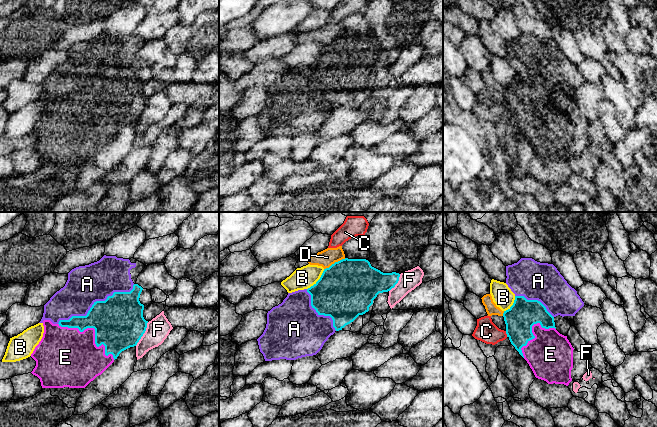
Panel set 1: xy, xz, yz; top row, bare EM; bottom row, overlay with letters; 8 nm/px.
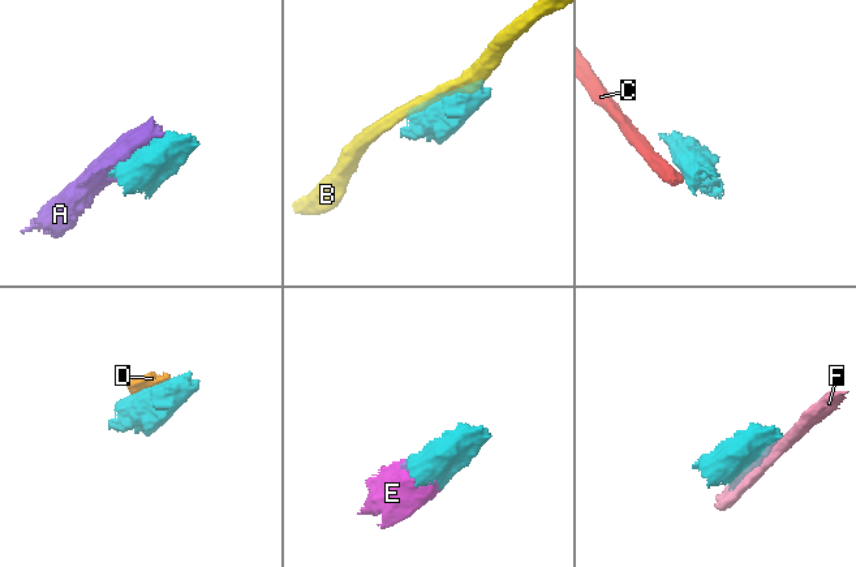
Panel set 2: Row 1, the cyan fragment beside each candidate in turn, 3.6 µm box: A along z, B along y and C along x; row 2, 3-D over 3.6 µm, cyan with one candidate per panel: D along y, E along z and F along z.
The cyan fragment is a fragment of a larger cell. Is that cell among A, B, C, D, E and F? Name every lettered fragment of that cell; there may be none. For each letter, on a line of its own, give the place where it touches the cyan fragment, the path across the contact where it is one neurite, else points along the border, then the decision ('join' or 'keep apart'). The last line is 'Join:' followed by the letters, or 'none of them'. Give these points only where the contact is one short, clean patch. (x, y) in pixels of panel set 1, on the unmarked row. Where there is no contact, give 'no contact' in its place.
A: contact xy (95, 78); keep apart
B: contact xz (318, 56); keep apart
C: contact yz (506, 109); border yz (505, 107), (507, 112); keep apart
D: contact xz (335, 38); keep apart
E: contact xy (95, 109); join
F: contact xy (143, 109); keep apart
Join: E

